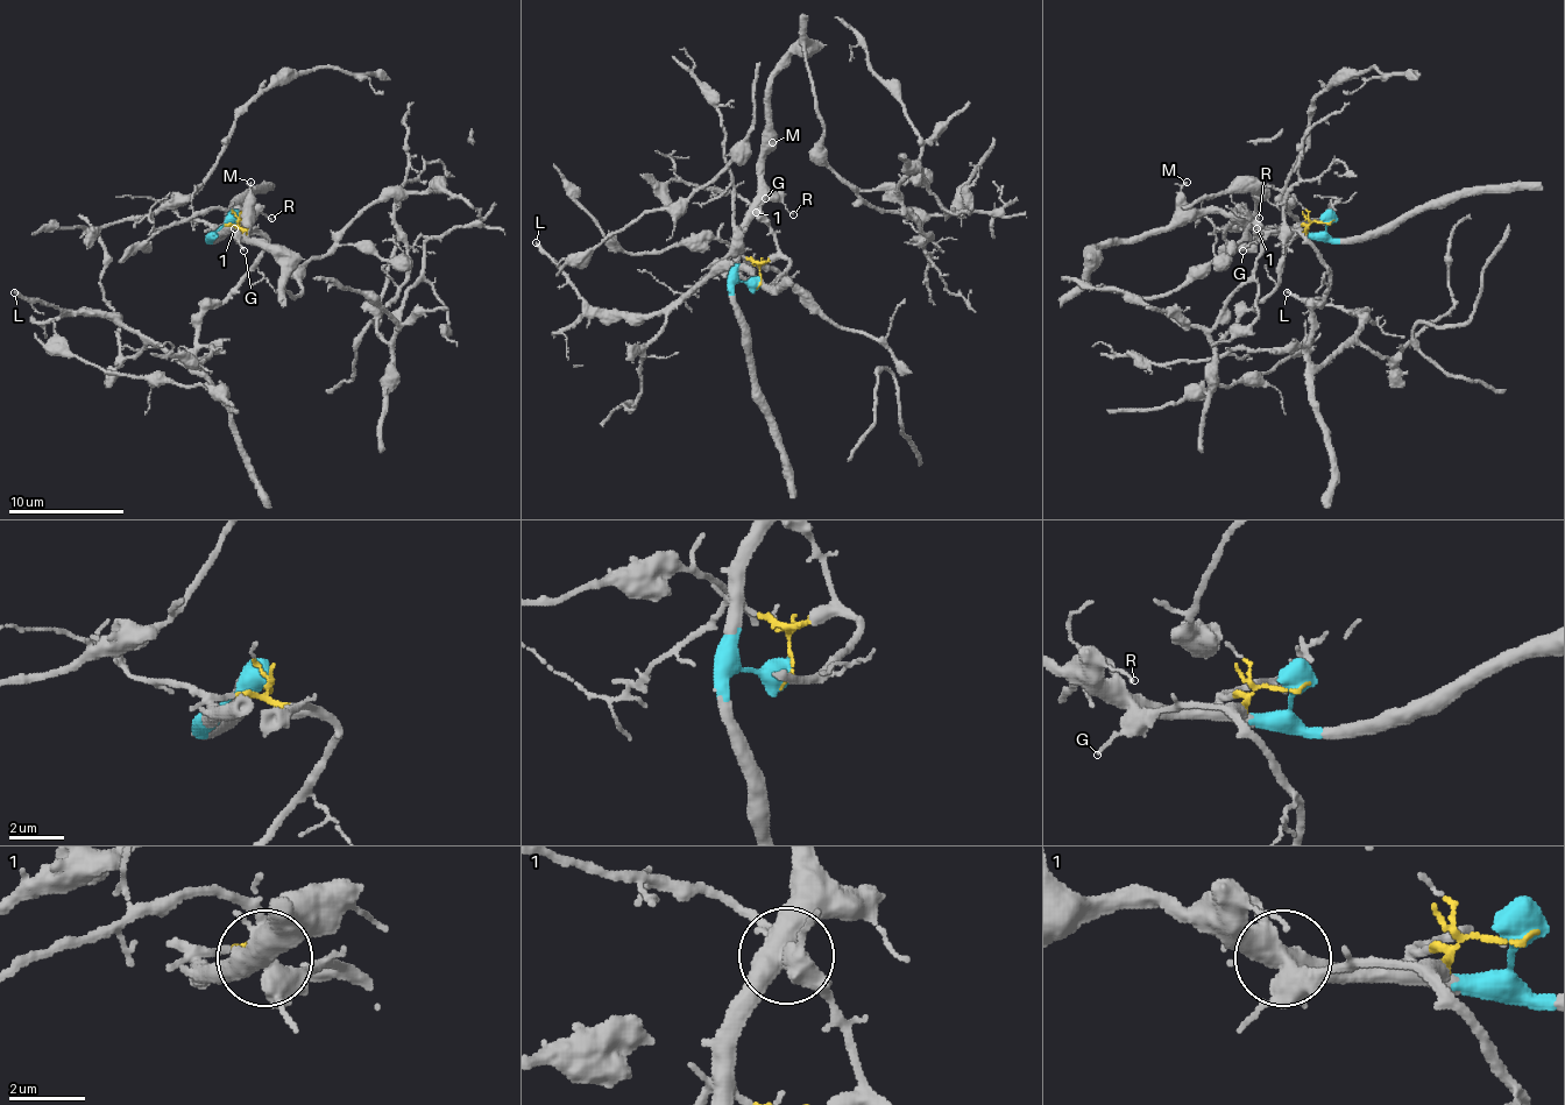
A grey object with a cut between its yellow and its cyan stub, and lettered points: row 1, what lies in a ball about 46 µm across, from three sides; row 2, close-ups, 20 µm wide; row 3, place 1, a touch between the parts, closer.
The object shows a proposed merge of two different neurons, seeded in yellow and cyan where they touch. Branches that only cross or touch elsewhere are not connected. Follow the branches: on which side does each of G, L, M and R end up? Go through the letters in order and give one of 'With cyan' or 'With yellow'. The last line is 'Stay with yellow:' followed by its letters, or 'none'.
G: With yellow
L: With yellow
M: With cyan
R: With cyan
Stay with yellow: G, L

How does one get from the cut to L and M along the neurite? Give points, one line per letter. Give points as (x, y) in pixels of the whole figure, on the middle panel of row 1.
L: (756, 288), (762, 262), (787, 262), (770, 284), (752, 284), (719, 264), (660, 311), (593, 307), (536, 241)
M: (756, 288), (735, 276), (735, 233), (758, 192), (762, 154), (770, 136), (773, 142)

